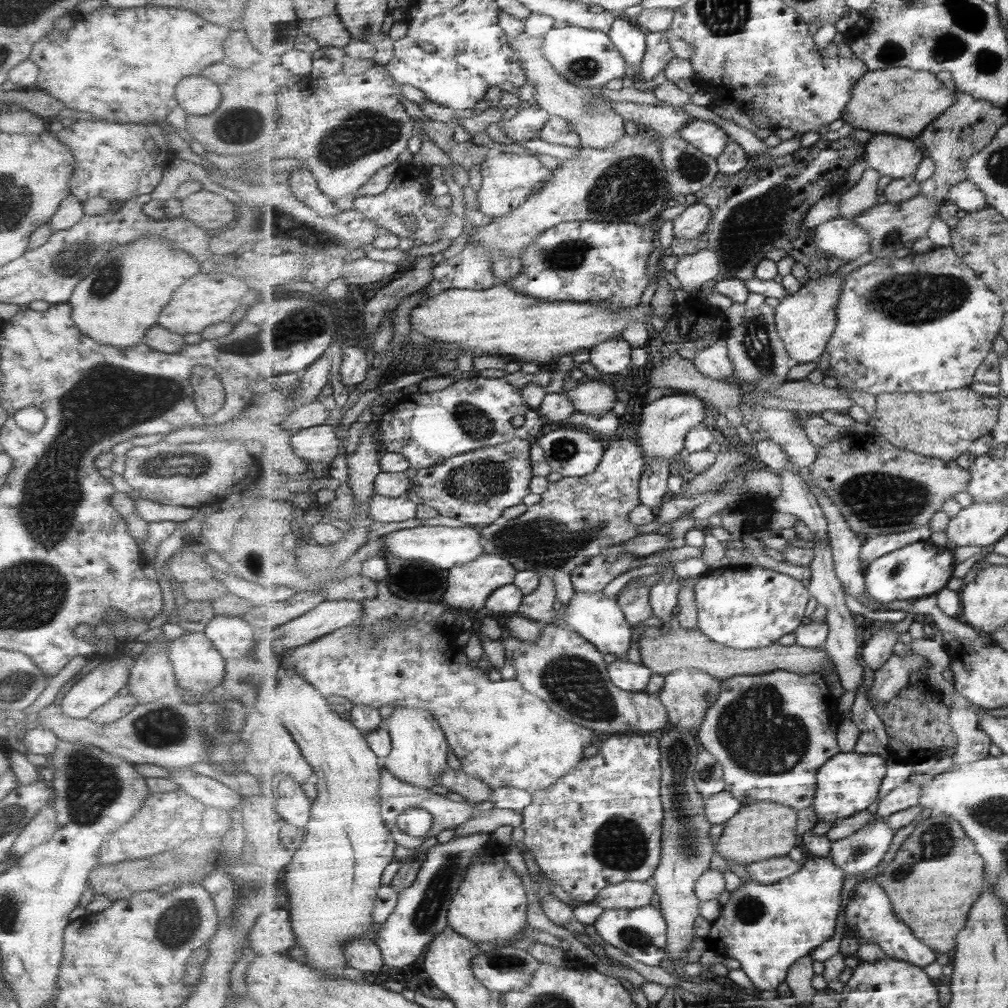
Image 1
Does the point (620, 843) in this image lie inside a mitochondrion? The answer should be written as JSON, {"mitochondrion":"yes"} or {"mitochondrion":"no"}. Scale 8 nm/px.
{"mitochondrion":"yes"}

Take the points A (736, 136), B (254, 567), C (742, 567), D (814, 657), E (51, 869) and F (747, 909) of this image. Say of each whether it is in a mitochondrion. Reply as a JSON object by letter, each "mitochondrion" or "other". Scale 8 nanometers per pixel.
{"A":"other","B":"mitochondrion","C":"other","D":"other","E":"other","F":"mitochondrion"}

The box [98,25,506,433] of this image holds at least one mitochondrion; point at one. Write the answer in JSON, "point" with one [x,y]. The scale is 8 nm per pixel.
{"point":[364,133]}

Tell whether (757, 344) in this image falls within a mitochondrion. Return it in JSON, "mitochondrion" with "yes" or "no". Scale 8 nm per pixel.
{"mitochondrion":"yes"}

